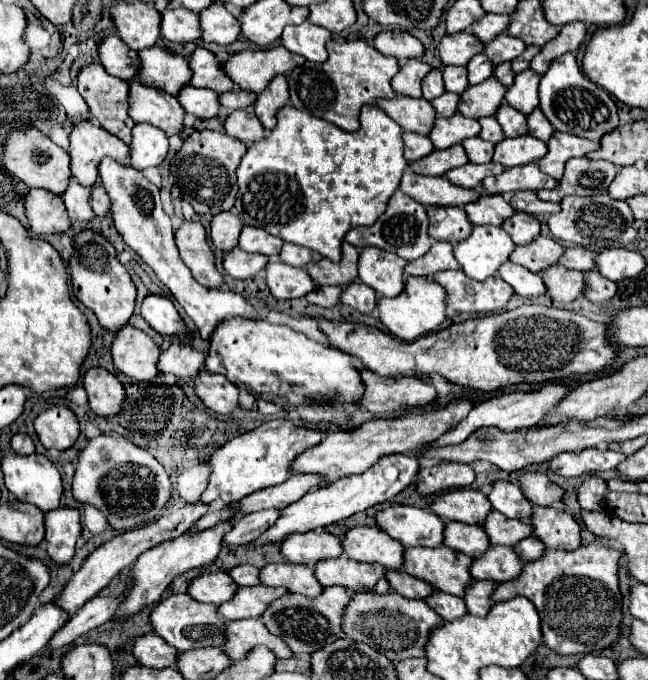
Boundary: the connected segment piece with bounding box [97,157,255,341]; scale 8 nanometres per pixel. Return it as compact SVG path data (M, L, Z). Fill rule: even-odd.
M111 157L101 159L99 177L103 181L103 187L109 195L109 217L119 231L119 235L125 239L125 243L155 271L157 279L173 293L177 303L185 309L187 317L197 325L199 337L209 339L213 327L219 323L219 319L227 317L255 317L255 309L249 305L249 301L231 291L231 289L209 289L199 285L191 271L185 267L185 263L179 257L179 251L173 241L173 227L171 219L163 209L159 187L155 187L141 171L133 169L129 163L119 163Z

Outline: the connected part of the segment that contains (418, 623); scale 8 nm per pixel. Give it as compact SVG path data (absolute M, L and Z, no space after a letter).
M391 591L385 595L379 593L353 593L349 605L343 611L343 633L353 639L353 641L363 641L369 647L373 647L375 651L379 651L381 655L385 655L391 661L401 661L401 659L409 659L409 657L423 657L423 647L425 647L425 639L429 635L429 631L437 625L441 625L443 619L421 599L407 599L401 597L399 593Z

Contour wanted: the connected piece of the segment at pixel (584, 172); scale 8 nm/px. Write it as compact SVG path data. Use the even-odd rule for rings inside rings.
M573 157L565 165L563 179L555 189L537 191L543 201L561 201L565 195L605 195L617 167L609 161L591 161L587 157Z

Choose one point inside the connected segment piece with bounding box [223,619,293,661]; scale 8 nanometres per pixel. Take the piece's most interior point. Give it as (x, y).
(241, 635)

